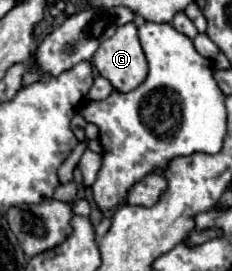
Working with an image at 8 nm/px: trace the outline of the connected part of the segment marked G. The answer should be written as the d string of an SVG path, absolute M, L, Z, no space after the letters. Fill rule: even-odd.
M128 22L120 26L112 38L104 40L96 50L92 64L120 92L140 86L148 74L148 62L138 42L136 24Z

